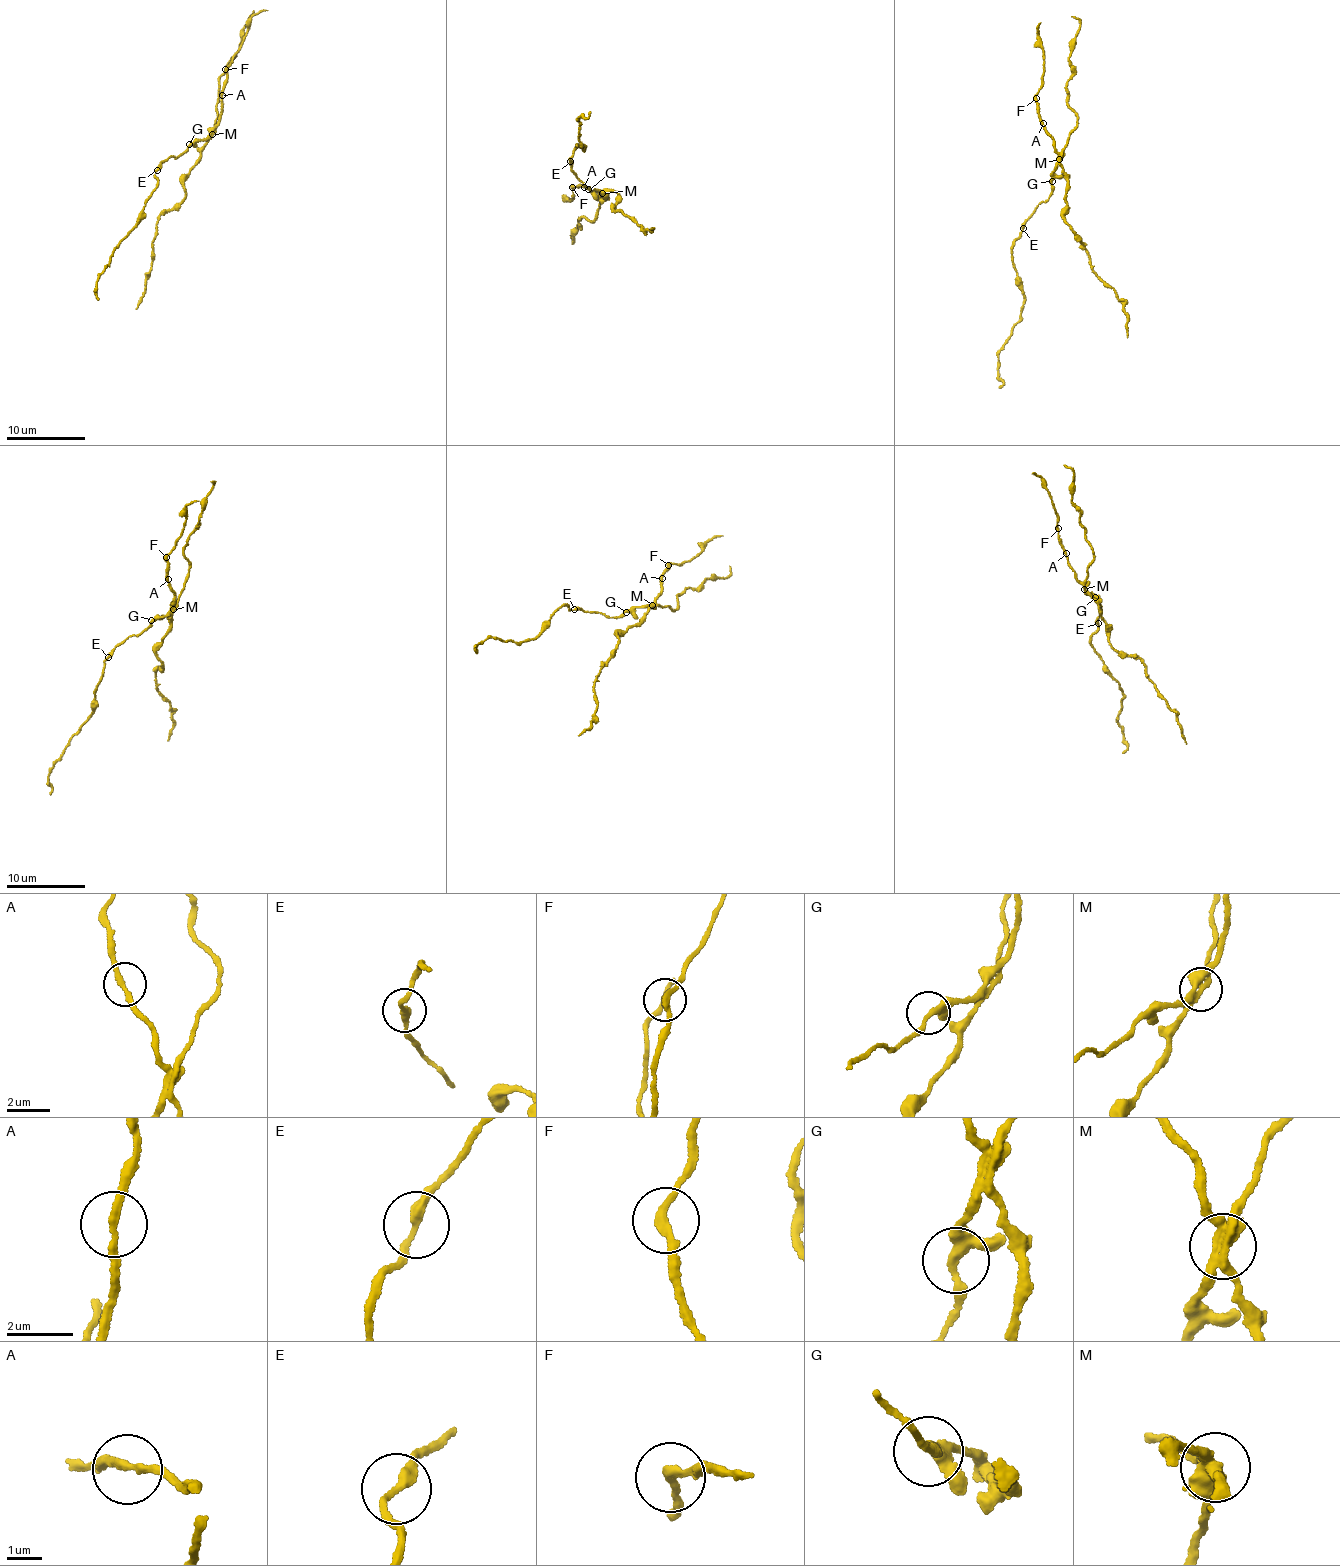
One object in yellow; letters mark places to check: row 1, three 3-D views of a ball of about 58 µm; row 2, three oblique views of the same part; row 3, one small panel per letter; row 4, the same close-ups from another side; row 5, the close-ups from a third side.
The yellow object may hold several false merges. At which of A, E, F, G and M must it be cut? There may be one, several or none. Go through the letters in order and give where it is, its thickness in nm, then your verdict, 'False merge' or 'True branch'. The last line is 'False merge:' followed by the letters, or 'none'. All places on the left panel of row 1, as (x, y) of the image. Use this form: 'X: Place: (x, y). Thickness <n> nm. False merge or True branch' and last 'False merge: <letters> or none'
A: Place: (222, 95). Thickness 220 nm. True branch
E: Place: (157, 170). Thickness 260 nm. False merge
F: Place: (225, 69). Thickness 240 nm. True branch
G: Place: (189, 144). Thickness 260 nm. True branch
M: Place: (212, 134). Thickness 360 nm. False merge
False merge: E, M

